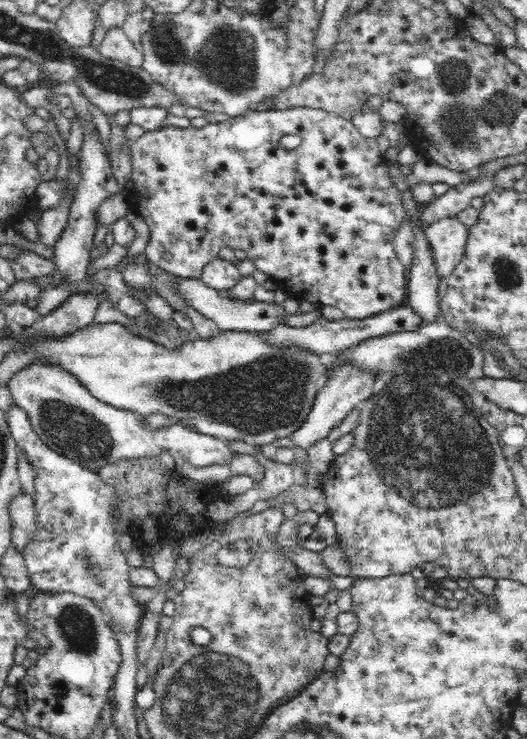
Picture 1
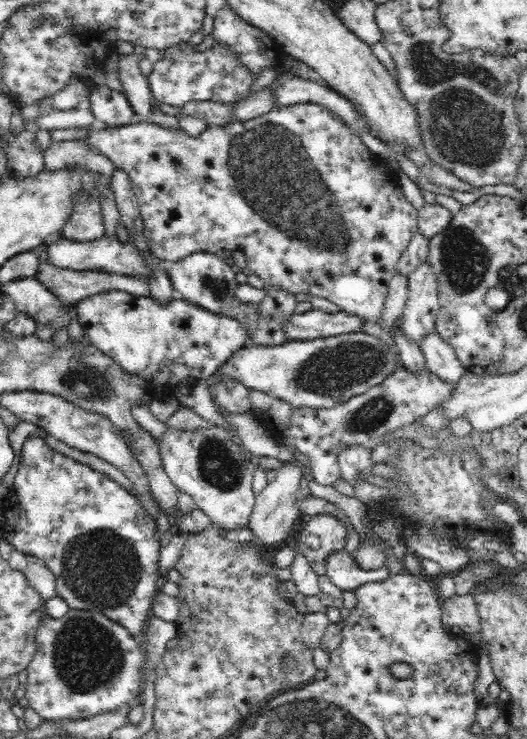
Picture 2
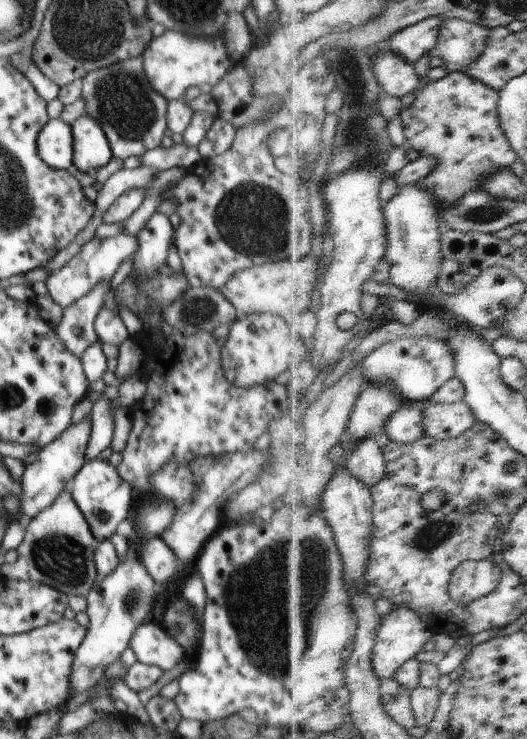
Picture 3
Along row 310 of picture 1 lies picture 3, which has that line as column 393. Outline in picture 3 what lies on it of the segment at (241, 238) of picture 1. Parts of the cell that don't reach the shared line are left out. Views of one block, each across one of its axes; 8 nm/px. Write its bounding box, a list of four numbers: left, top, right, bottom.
[364,337,458,403]

